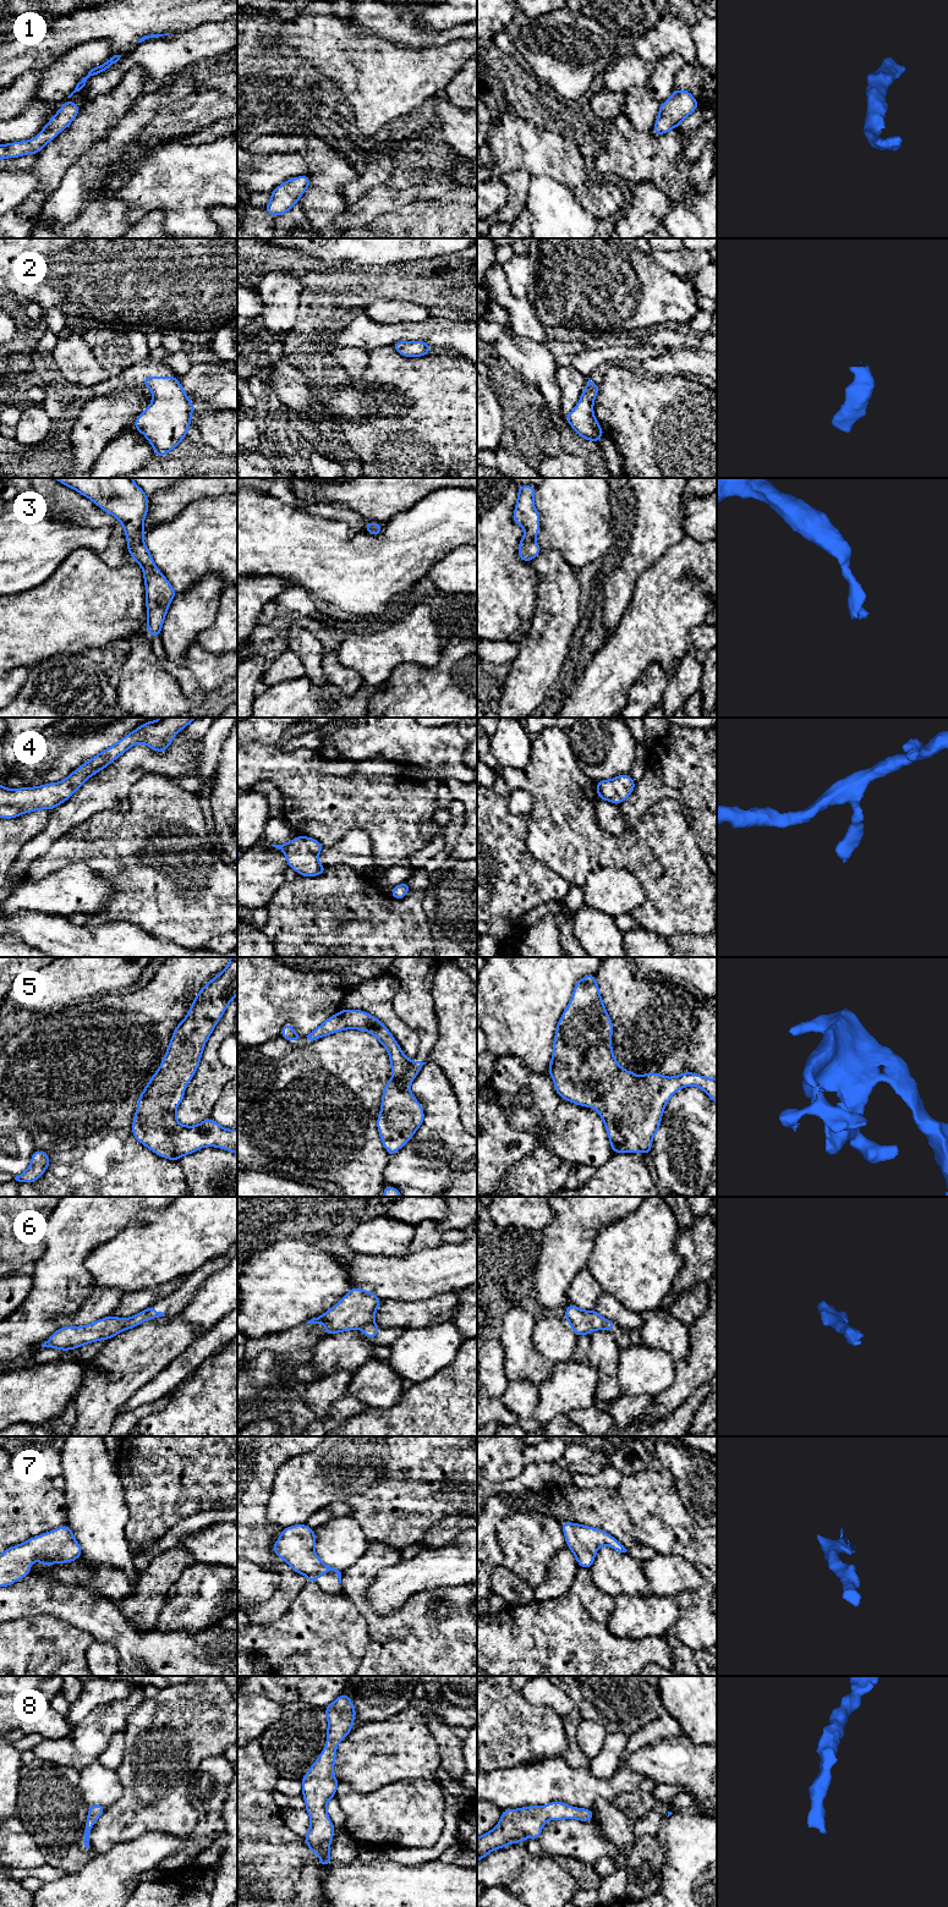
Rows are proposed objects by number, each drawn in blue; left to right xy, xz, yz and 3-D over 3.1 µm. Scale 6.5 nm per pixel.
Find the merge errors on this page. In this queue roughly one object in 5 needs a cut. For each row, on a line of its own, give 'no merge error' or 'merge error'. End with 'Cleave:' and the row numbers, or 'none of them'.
1: no merge error
2: no merge error
3: no merge error
4: no merge error
5: no merge error
6: merge error
7: no merge error
8: no merge error
Cleave: 6

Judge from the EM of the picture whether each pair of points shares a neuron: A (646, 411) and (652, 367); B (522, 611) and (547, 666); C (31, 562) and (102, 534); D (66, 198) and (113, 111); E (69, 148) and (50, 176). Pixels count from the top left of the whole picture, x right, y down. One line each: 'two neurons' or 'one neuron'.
A: two neurons
B: two neurons
C: one neuron
D: two neurons
E: one neuron

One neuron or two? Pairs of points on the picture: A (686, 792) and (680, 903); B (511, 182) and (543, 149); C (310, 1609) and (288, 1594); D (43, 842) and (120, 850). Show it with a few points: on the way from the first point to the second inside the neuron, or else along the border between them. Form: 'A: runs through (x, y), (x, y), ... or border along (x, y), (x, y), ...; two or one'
A: border along (666, 797), (672, 797), (679, 804), (697, 844); two
B: border along (500, 174), (525, 170), (530, 176); two
C: border along (308, 1582), (289, 1608), (275, 1620); two
D: border along (75, 825), (31, 862); two

